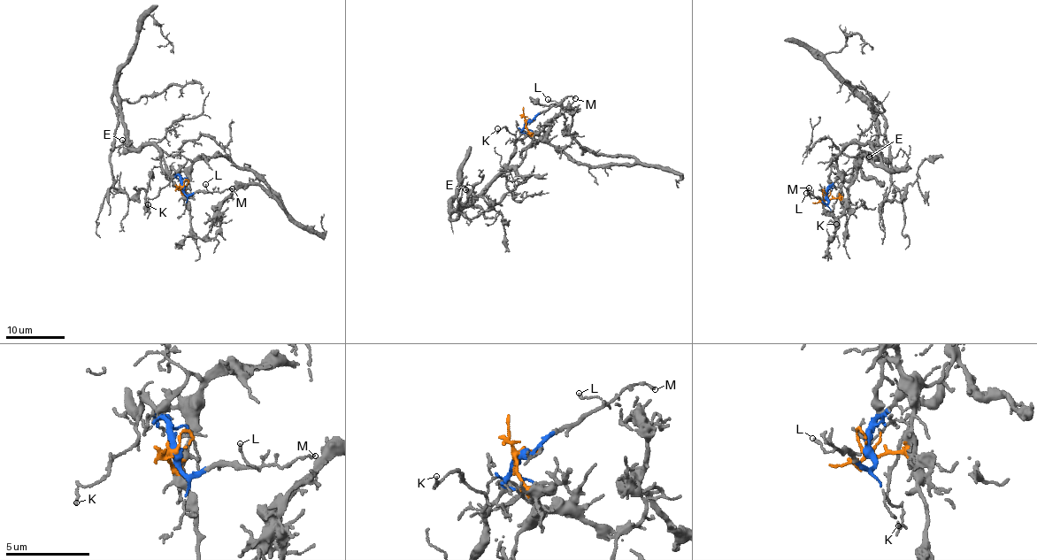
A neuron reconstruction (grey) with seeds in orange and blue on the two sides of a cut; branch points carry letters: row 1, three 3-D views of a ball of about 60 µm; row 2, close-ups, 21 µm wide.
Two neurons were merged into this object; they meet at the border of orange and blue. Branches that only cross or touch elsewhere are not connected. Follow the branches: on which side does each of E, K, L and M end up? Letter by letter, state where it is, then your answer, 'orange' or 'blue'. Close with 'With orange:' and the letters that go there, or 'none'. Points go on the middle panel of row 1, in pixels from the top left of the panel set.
E: (465, 189) | blue
K: (497, 128) | blue
L: (548, 99) | blue
M: (575, 98) | blue
With orange: none

